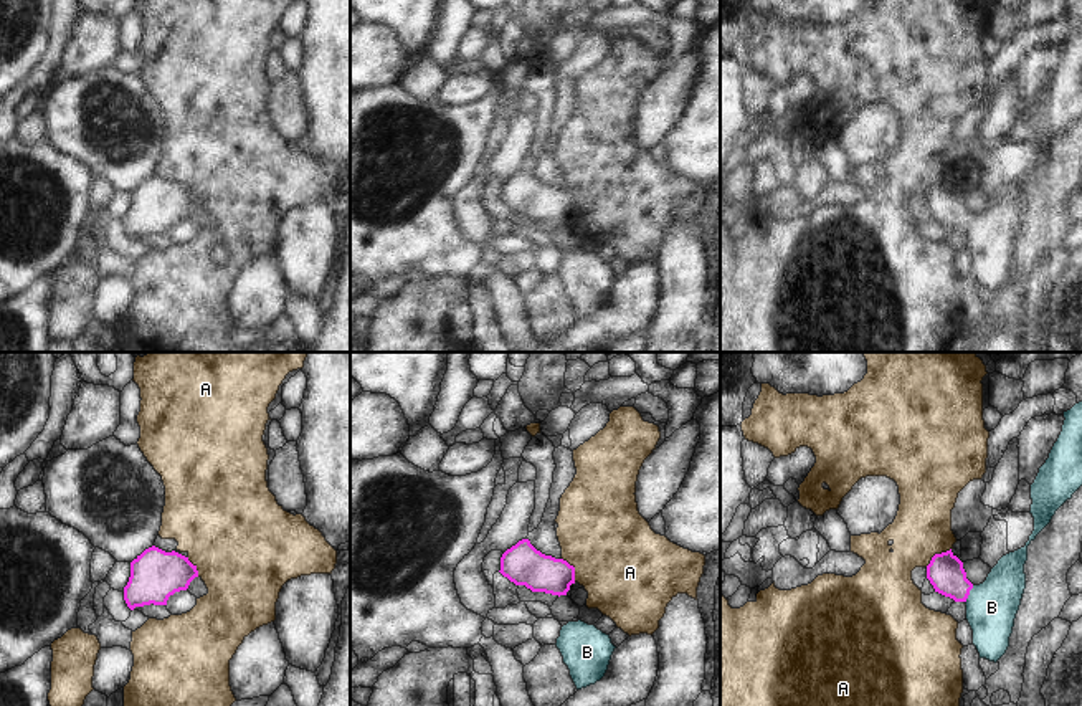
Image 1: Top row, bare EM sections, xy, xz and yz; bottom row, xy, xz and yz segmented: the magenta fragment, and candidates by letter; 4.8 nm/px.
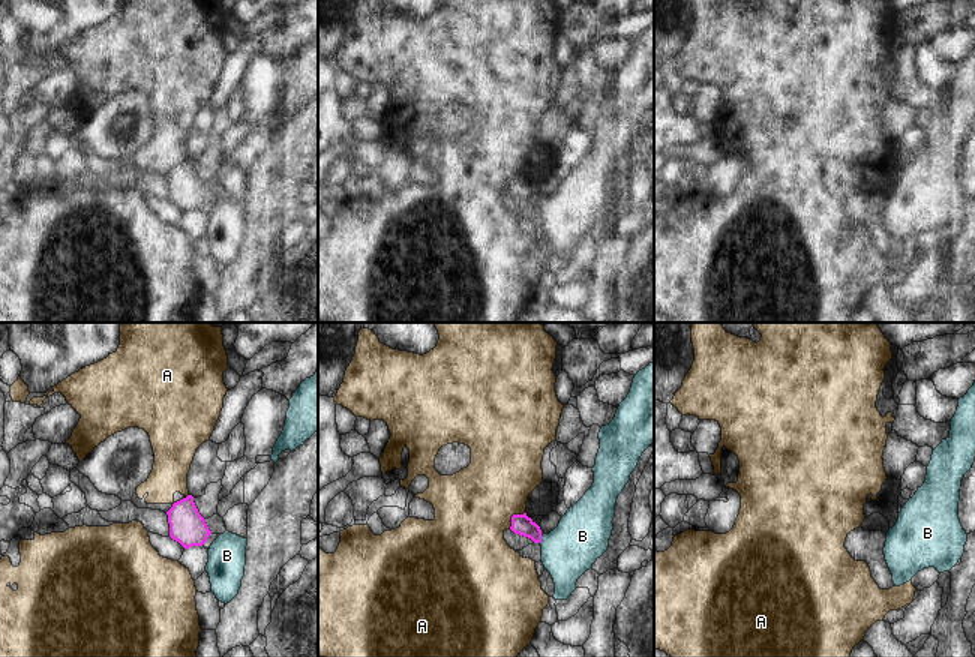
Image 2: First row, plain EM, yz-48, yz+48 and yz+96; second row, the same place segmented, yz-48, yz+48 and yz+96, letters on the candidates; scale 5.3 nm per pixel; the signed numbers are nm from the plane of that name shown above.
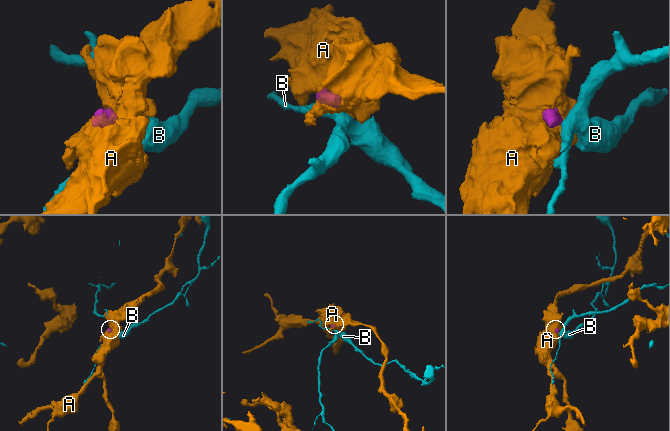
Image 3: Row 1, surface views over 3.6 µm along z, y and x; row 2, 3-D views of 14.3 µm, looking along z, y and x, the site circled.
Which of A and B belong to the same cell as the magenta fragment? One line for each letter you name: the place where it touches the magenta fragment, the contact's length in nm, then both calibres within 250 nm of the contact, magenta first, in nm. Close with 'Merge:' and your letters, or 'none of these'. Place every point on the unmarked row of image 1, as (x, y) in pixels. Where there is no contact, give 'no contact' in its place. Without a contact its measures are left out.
B: yz (968, 224) | 100 nm | 180/240 nm
Merge: B

